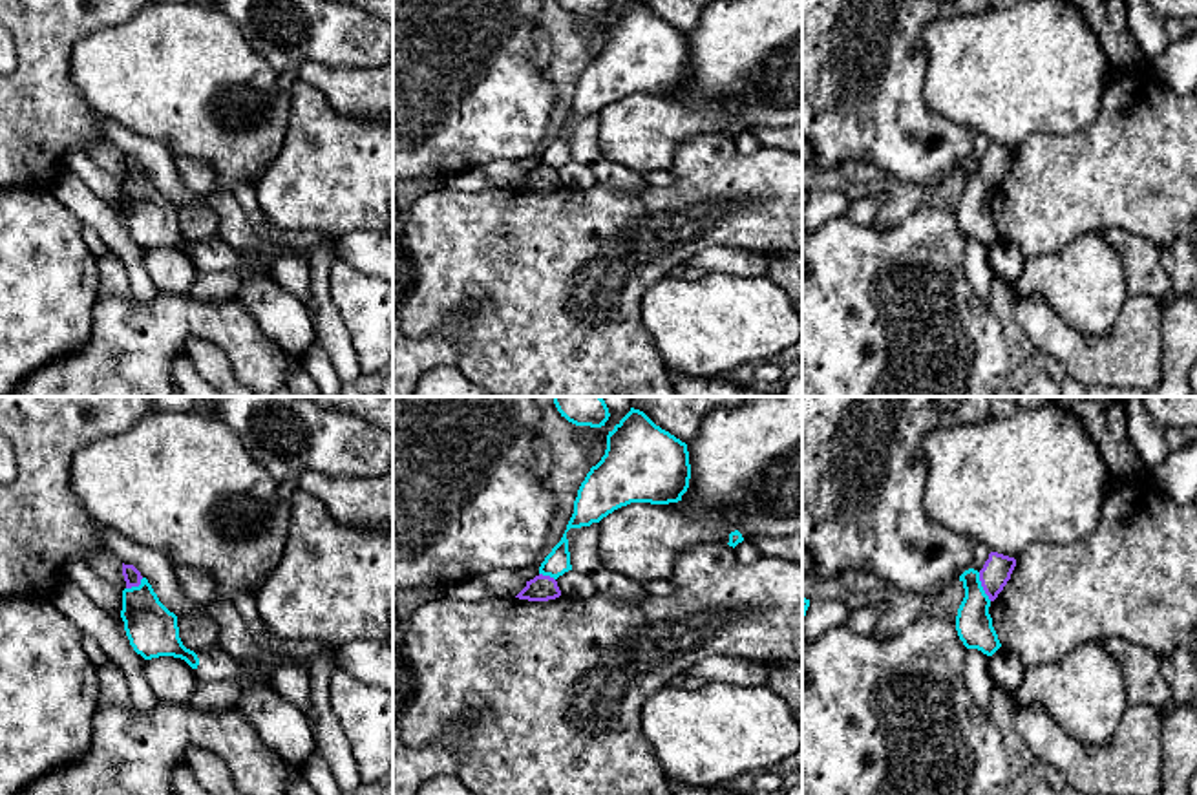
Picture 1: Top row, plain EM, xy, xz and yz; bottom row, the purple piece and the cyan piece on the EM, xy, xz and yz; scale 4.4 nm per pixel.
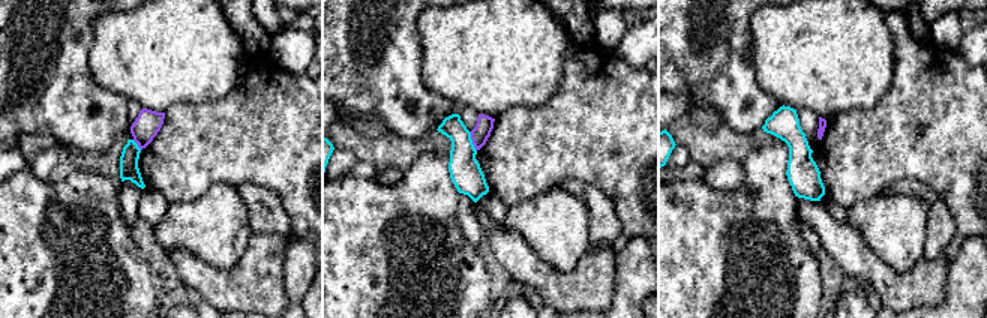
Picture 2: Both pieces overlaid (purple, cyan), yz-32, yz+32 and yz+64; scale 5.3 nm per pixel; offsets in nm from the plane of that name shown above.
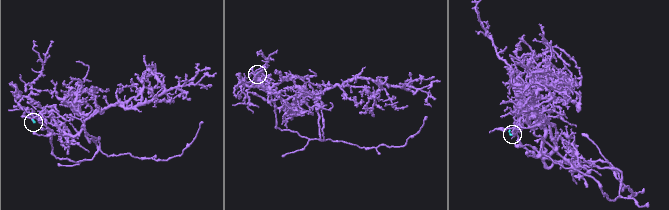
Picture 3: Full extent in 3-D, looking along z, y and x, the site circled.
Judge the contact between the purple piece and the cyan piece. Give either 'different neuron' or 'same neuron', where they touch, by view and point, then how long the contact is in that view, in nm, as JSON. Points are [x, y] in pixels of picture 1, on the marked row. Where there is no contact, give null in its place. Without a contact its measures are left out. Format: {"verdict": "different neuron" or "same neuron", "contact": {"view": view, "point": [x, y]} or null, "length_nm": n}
{"verdict": "different neuron", "contact": {"view": "yz", "point": [982, 585]}, "length_nm": 140}

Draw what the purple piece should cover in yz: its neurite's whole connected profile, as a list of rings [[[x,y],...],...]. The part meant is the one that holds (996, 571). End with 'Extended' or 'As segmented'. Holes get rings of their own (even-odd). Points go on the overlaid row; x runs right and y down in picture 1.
[[[998,552],[989,554],[989,559],[980,570],[980,581],[990,601],[994,601],[998,594],[1003,590],[1003,587],[1011,579],[1014,567],[1016,567],[1014,557]]]. As segmented

